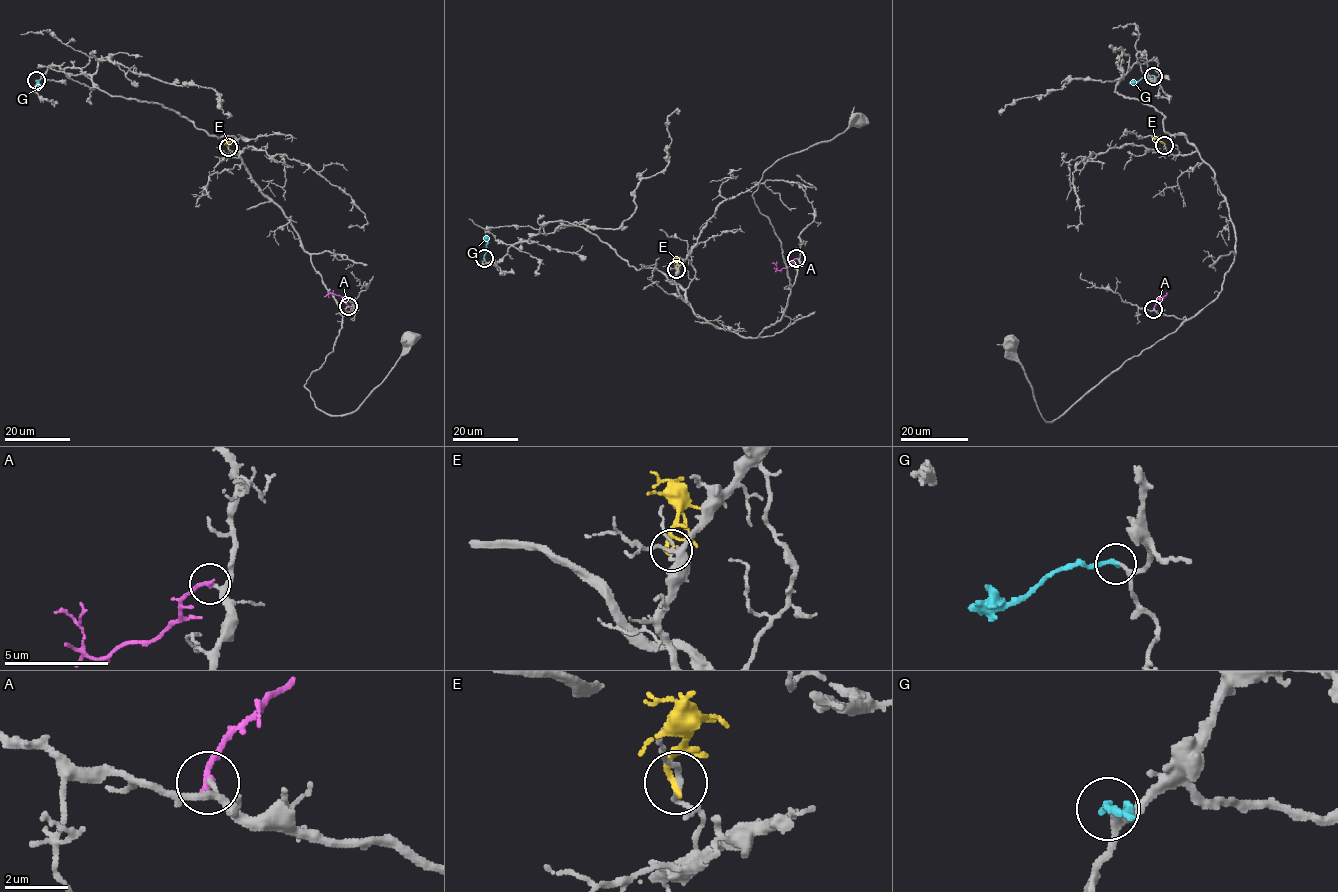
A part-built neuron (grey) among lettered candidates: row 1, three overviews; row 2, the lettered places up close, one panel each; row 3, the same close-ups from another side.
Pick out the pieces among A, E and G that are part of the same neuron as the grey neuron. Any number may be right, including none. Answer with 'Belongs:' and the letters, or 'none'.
Belongs: G

